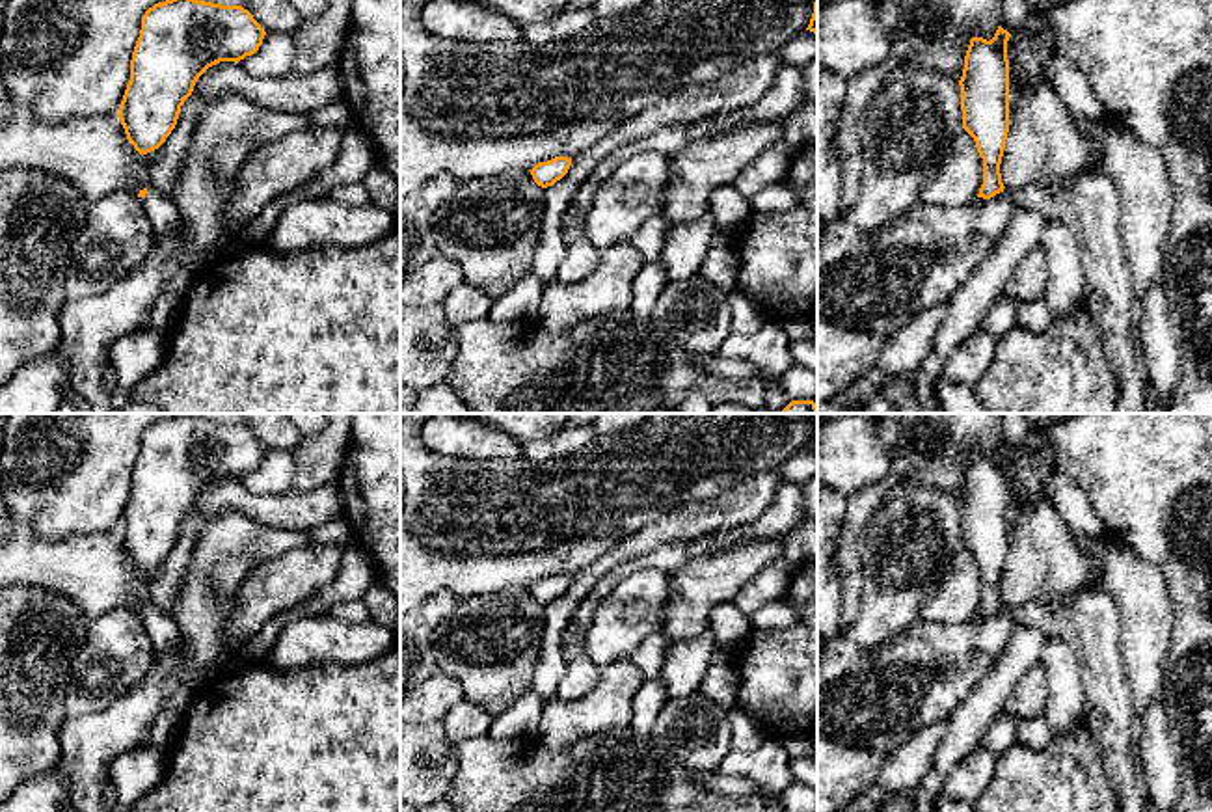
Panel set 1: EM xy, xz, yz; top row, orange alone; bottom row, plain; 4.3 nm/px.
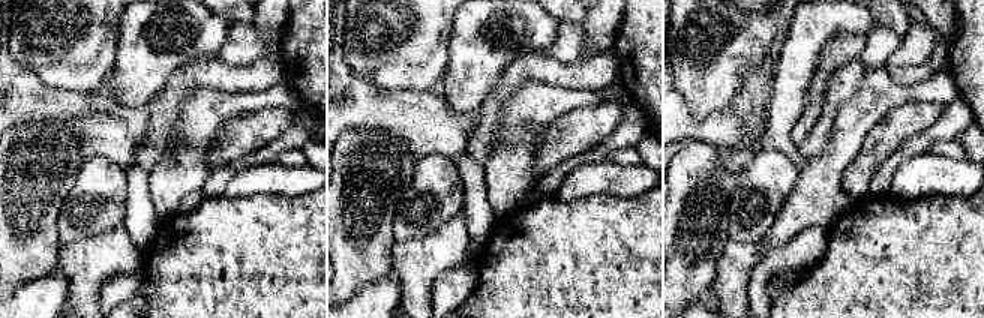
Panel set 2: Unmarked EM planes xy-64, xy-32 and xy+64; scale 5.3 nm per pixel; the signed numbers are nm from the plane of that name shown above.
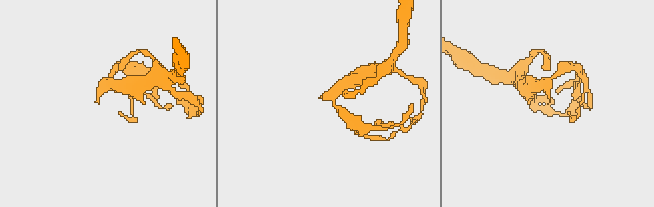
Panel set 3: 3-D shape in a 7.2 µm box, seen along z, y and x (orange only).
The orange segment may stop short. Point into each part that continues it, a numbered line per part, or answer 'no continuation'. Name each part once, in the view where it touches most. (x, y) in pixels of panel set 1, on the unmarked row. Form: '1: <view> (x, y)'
1: xy (164, 634)

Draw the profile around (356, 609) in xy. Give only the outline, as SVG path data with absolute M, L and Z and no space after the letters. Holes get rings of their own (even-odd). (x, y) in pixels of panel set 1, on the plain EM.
M352 600L331 605L330 615L341 620L363 620L369 618L369 609L363 600Z

